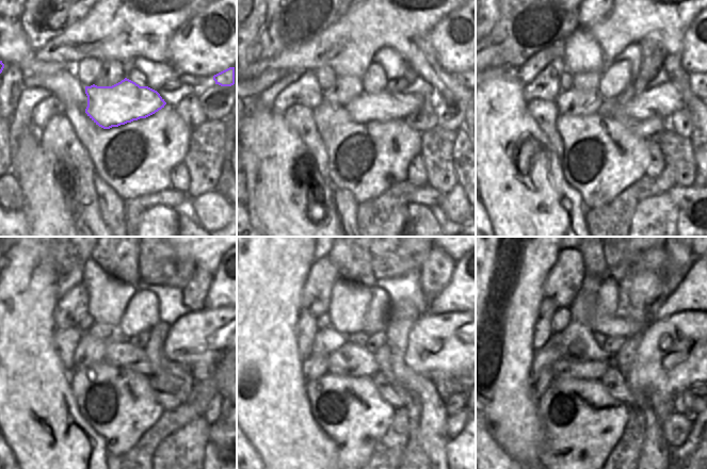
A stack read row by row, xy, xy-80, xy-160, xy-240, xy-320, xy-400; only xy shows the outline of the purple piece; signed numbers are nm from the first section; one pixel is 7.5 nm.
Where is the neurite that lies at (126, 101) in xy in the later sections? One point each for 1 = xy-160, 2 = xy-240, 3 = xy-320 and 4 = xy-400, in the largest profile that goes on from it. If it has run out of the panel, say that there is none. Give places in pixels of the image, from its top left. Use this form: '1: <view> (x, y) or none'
1: xy-160 (663, 100)
2: xy-240 (205, 336)
3: xy-320 (453, 342)
4: xy-400 (691, 346)

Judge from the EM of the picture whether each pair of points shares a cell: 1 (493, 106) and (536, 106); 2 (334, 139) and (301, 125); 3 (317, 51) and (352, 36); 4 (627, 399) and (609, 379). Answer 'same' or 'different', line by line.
1: different
2: different
3: same
4: same

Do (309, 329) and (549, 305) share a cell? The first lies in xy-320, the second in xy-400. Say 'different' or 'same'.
same

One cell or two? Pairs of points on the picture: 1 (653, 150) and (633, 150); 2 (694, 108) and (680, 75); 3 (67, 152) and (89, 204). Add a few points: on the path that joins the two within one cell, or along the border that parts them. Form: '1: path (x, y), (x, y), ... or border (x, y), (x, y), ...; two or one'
1: border (645, 140), (645, 150), (647, 154), (646, 173); two
2: path (689, 99), (681, 83); one
3: path (80, 165), (83, 173), (84, 191); one

